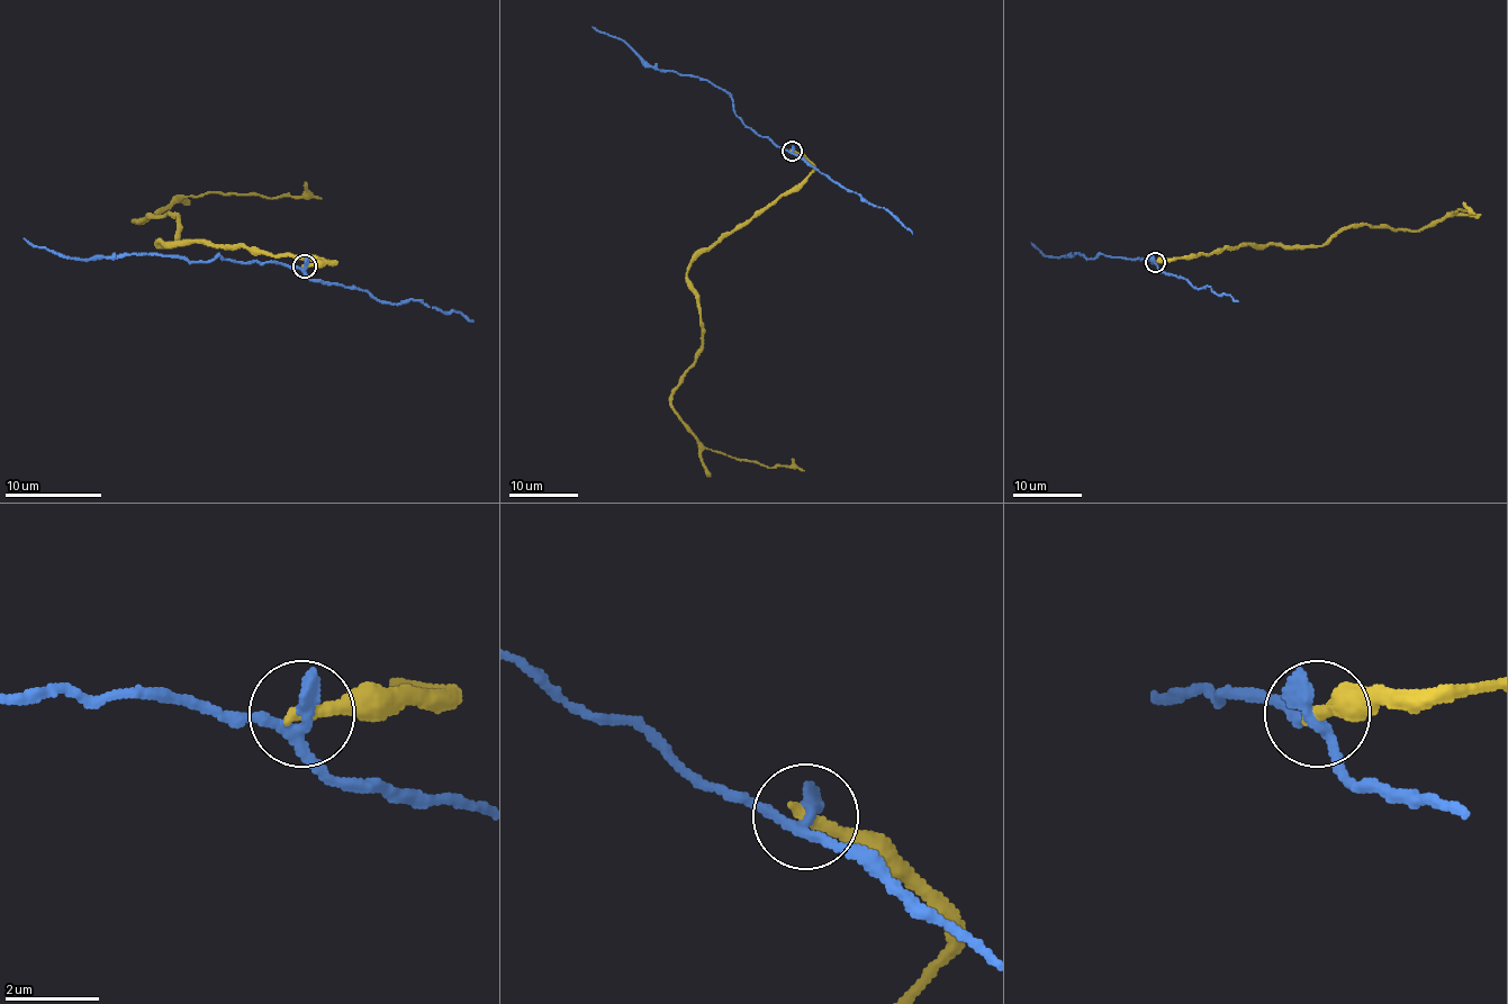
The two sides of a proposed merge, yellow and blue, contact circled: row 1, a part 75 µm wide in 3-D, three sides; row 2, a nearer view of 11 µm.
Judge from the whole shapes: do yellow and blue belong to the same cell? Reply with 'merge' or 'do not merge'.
do not merge

